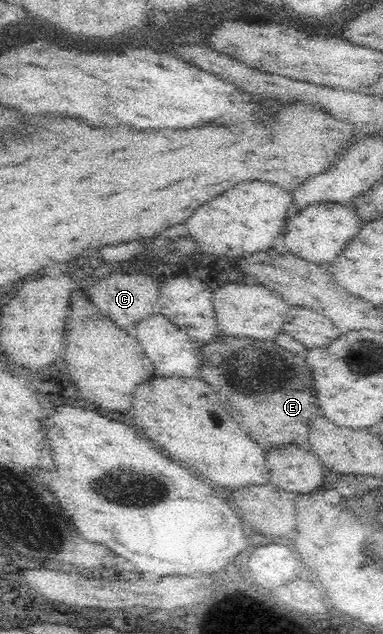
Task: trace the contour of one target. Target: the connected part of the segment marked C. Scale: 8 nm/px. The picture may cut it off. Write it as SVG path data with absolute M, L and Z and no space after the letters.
M115 272L112 276L97 281L89 289L89 299L95 303L101 314L105 314L117 327L132 333L137 325L156 313L159 283L157 279L149 277L149 275Z

